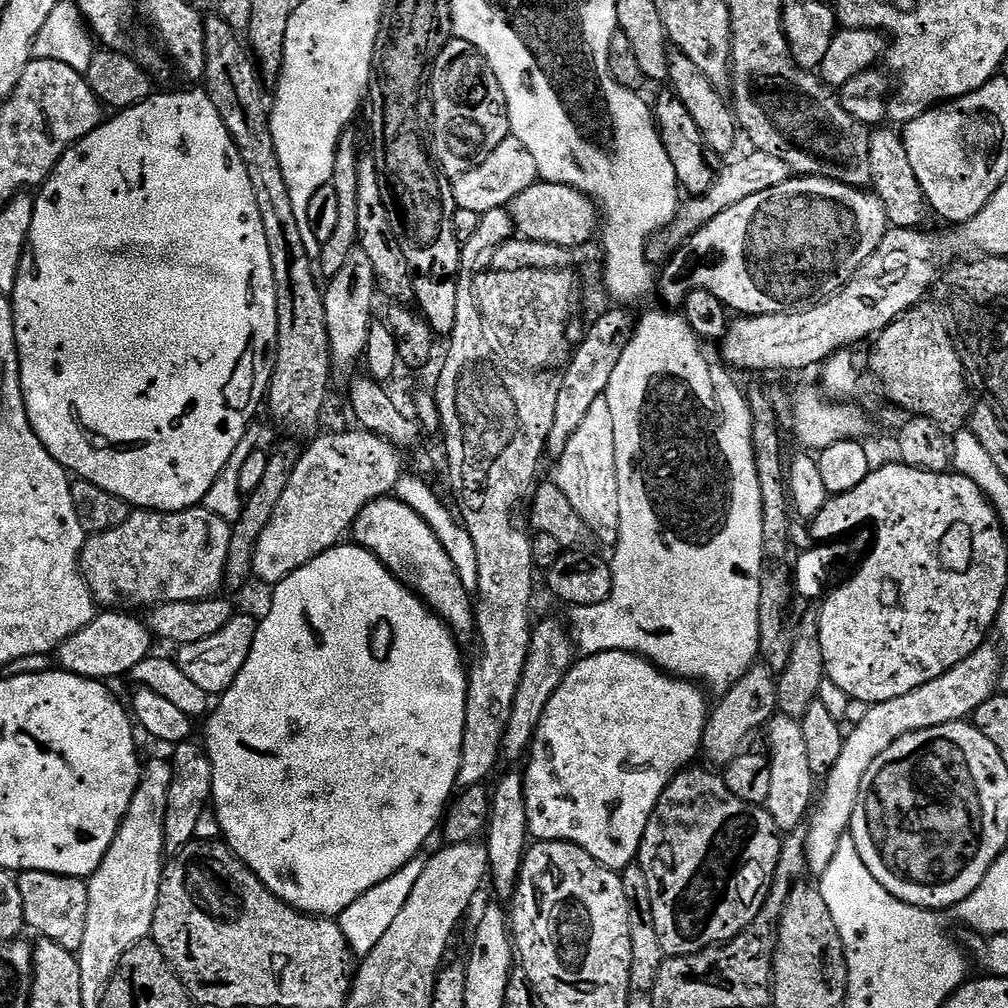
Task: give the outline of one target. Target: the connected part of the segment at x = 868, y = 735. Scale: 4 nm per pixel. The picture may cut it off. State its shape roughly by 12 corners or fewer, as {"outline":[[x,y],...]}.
{"outline":[[1001,649],[871,705],[823,777],[806,824],[824,875],[874,758],[906,734],[971,717],[1000,683]]}

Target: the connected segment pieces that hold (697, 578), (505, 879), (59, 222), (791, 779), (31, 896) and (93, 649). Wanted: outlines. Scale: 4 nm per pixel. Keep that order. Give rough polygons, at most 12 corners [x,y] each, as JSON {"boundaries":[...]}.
{"boundaries":[[[648,312],[554,482],[610,556],[581,653],[758,660],[747,399]],[[524,777],[490,792],[490,888],[511,901],[530,844]],[[207,92],[66,150],[10,293],[26,414],[203,505],[278,298]],[[776,714],[766,725],[766,807],[784,834],[814,804],[800,723]],[[22,872],[24,922],[79,952],[88,885]],[[104,610],[58,649],[88,680],[127,677],[153,655],[152,629]]]}

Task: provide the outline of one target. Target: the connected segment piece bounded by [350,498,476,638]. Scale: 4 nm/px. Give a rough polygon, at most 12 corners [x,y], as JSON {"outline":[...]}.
{"outline":[[381,498],[350,529],[457,637],[473,597],[410,506]]}

